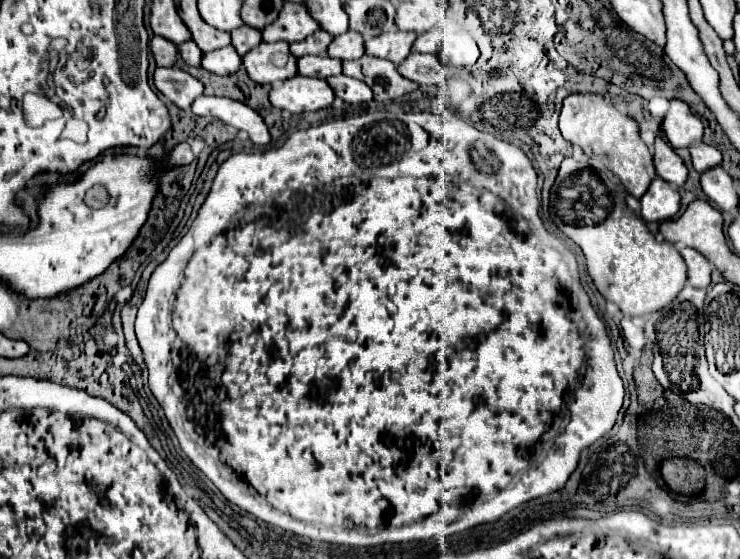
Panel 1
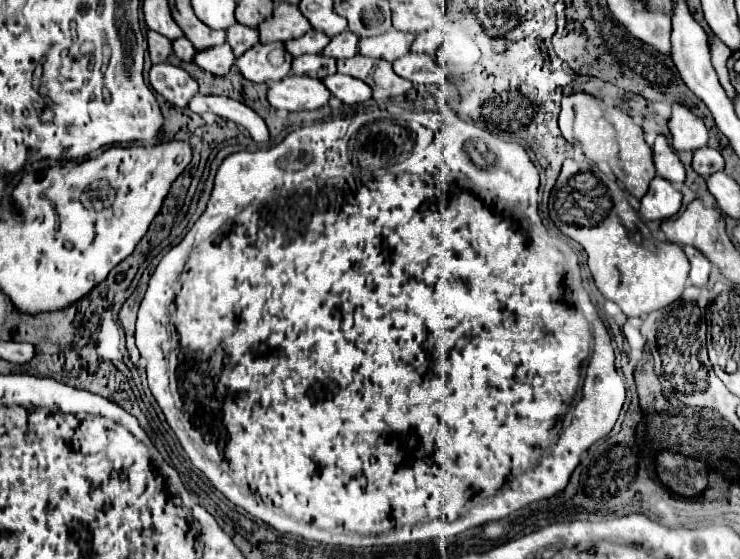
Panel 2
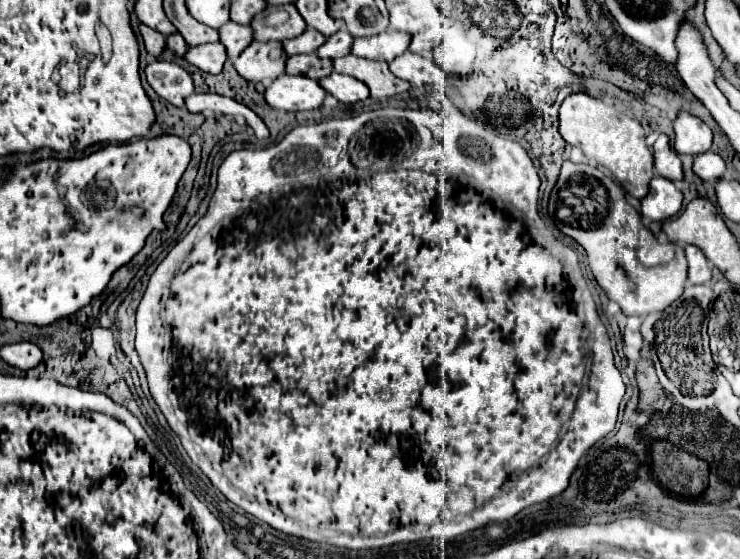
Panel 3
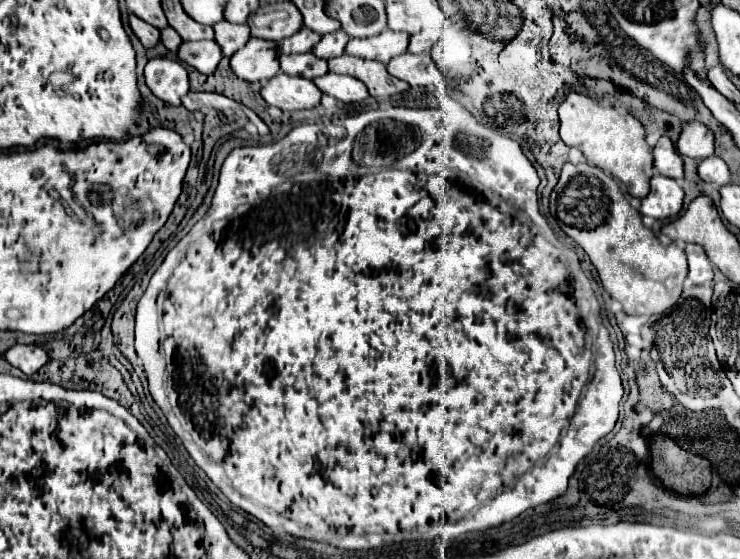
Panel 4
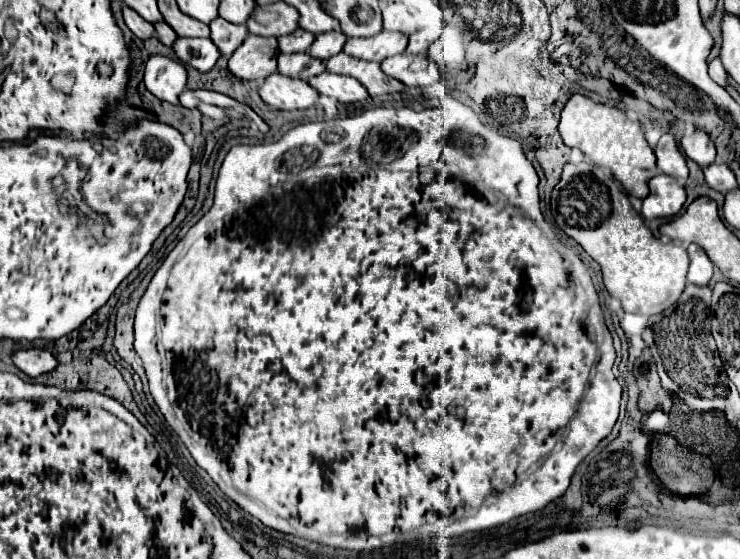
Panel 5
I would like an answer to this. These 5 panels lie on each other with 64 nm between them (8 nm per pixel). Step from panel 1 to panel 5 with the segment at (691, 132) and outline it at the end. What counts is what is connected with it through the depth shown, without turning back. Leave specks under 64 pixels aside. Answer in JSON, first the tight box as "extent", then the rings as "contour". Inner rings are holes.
{"extent":[682,130,716,168],"contour":[[[700,130],[682,138],[682,150],[700,168],[706,168],[706,166],[714,164],[714,160],[716,160],[716,148],[714,148],[710,136],[706,132],[700,132]]]}

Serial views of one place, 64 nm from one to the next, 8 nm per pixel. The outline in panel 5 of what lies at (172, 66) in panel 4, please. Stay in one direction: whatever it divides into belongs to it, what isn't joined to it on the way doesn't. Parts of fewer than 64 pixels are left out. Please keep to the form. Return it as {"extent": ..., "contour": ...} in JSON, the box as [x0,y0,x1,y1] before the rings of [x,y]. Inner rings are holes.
{"extent":[144,56,186,104],"contour":[[[150,56],[144,70],[146,88],[160,100],[178,104],[180,92],[186,90],[186,68],[166,56]]]}

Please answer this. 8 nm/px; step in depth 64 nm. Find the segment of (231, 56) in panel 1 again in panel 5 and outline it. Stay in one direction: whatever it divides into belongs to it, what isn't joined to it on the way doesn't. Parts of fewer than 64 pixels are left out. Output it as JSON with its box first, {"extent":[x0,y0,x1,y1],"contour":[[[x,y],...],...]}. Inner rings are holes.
{"extent":[172,38,220,72],"contour":[[[178,38],[172,46],[176,56],[200,72],[208,72],[216,64],[220,52],[210,38]]]}

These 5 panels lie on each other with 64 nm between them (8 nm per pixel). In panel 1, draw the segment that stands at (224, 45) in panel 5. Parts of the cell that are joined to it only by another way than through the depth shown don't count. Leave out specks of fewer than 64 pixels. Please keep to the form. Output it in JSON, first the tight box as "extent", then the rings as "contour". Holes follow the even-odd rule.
{"extent":[230,26,262,56],"contour":[[[250,26],[236,28],[236,30],[232,30],[230,36],[232,36],[232,46],[236,48],[236,52],[238,52],[240,56],[244,56],[246,52],[250,52],[252,48],[256,48],[256,46],[262,42],[260,30],[250,28]]]}

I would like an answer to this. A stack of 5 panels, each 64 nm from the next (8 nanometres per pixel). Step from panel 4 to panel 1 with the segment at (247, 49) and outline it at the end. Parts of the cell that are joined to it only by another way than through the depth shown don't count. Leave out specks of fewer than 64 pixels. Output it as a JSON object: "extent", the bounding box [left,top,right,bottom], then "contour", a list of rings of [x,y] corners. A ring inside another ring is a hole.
{"extent":[242,42,296,84],"contour":[[[262,42],[242,58],[242,66],[250,76],[250,80],[258,84],[282,82],[296,74],[296,58],[290,54],[288,42],[274,42],[274,44]]]}

